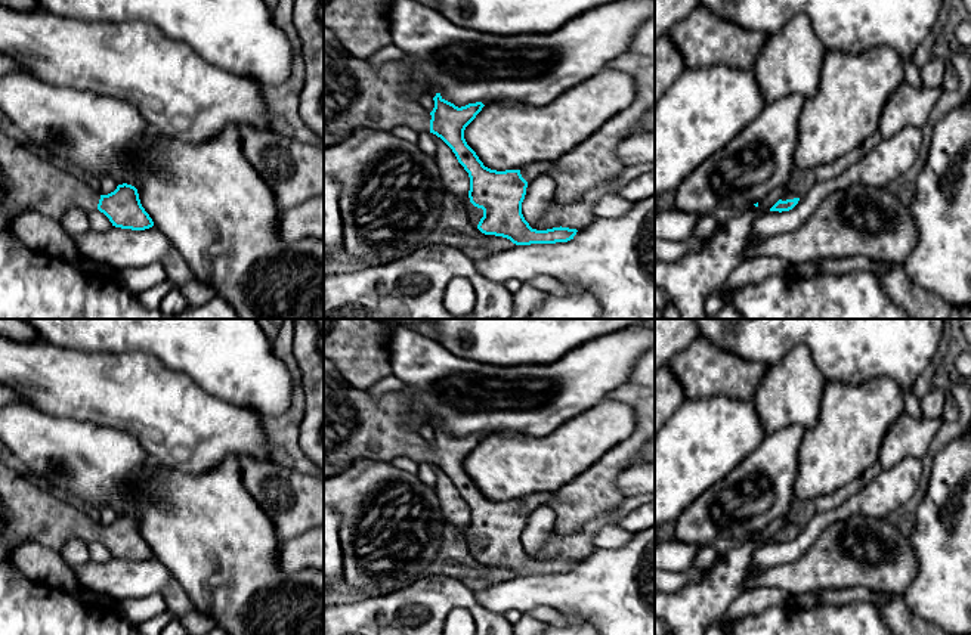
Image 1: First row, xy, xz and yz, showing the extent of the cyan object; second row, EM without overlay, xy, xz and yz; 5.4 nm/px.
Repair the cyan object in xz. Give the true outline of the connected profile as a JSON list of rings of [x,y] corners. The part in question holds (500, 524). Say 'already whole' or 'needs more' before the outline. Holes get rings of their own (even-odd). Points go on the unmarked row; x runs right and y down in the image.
needs more; [[[324,359],[324,464],[343,471],[355,461],[364,459],[392,464],[395,458],[406,456],[418,464],[430,462],[452,480],[458,493],[469,504],[470,533],[483,540],[483,548],[477,555],[482,564],[507,569],[516,576],[556,574],[573,570],[576,560],[562,557],[547,561],[532,560],[522,545],[528,512],[522,508],[520,501],[491,501],[467,476],[464,461],[485,437],[482,433],[458,439],[445,431],[440,424],[436,424],[433,431],[432,443],[418,434],[412,424],[411,399],[406,393],[387,393],[372,397],[367,390],[350,385],[335,365]]]

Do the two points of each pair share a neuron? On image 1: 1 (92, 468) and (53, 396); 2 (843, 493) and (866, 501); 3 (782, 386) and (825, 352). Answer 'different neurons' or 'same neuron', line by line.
1: different neurons
2: different neurons
3: different neurons

